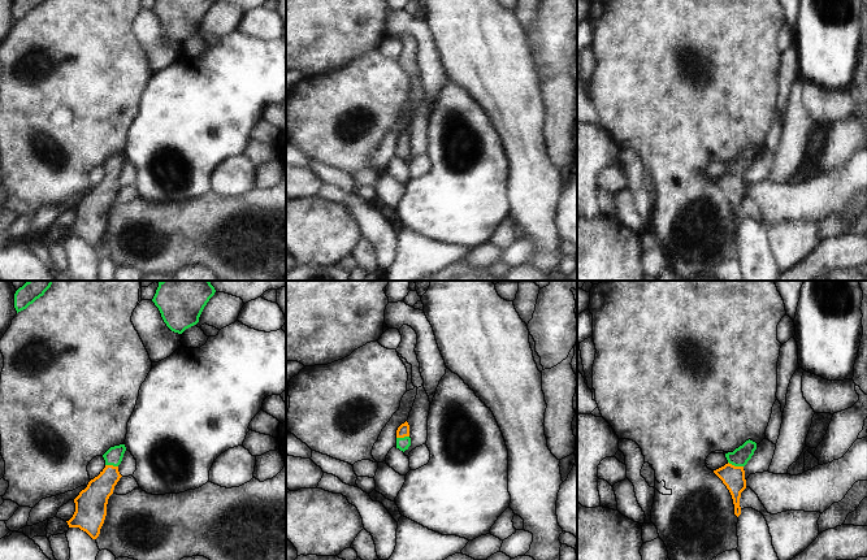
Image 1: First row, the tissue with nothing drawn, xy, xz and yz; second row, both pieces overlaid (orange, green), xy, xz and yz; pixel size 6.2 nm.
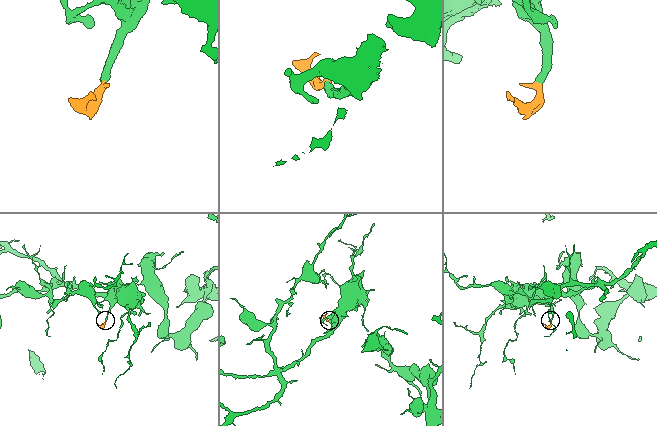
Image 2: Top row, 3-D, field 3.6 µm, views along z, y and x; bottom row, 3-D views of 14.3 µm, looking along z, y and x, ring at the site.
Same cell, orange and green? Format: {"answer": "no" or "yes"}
{"answer": "yes"}

